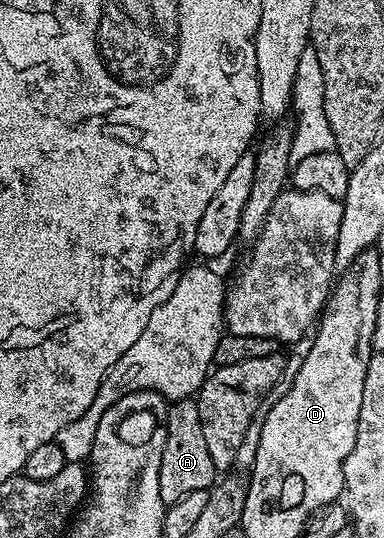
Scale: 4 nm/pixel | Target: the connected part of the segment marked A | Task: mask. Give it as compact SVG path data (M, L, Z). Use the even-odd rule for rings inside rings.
M195 400L171 402L168 406L166 443L162 447L162 467L158 475L158 491L165 506L190 495L190 491L211 490L217 480L215 477L218 477L218 471L214 467L214 459L210 459L206 439L202 436L202 418L198 415Z

